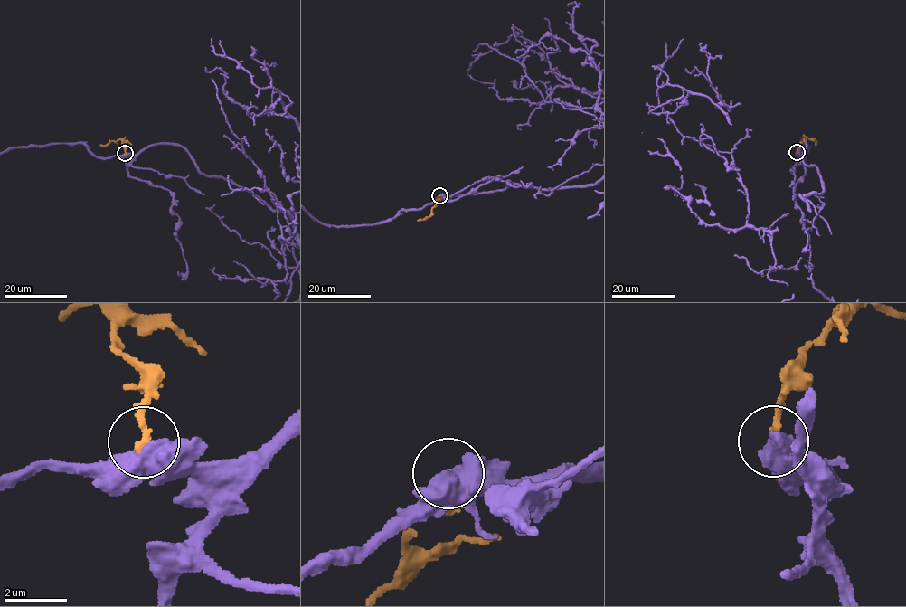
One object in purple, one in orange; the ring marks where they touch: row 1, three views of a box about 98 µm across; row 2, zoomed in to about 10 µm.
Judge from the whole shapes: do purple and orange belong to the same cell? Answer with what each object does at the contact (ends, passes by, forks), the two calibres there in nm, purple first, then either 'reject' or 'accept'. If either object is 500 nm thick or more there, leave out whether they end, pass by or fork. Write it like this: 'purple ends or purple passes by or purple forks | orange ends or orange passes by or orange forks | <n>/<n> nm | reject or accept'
900/240 nm | reject

